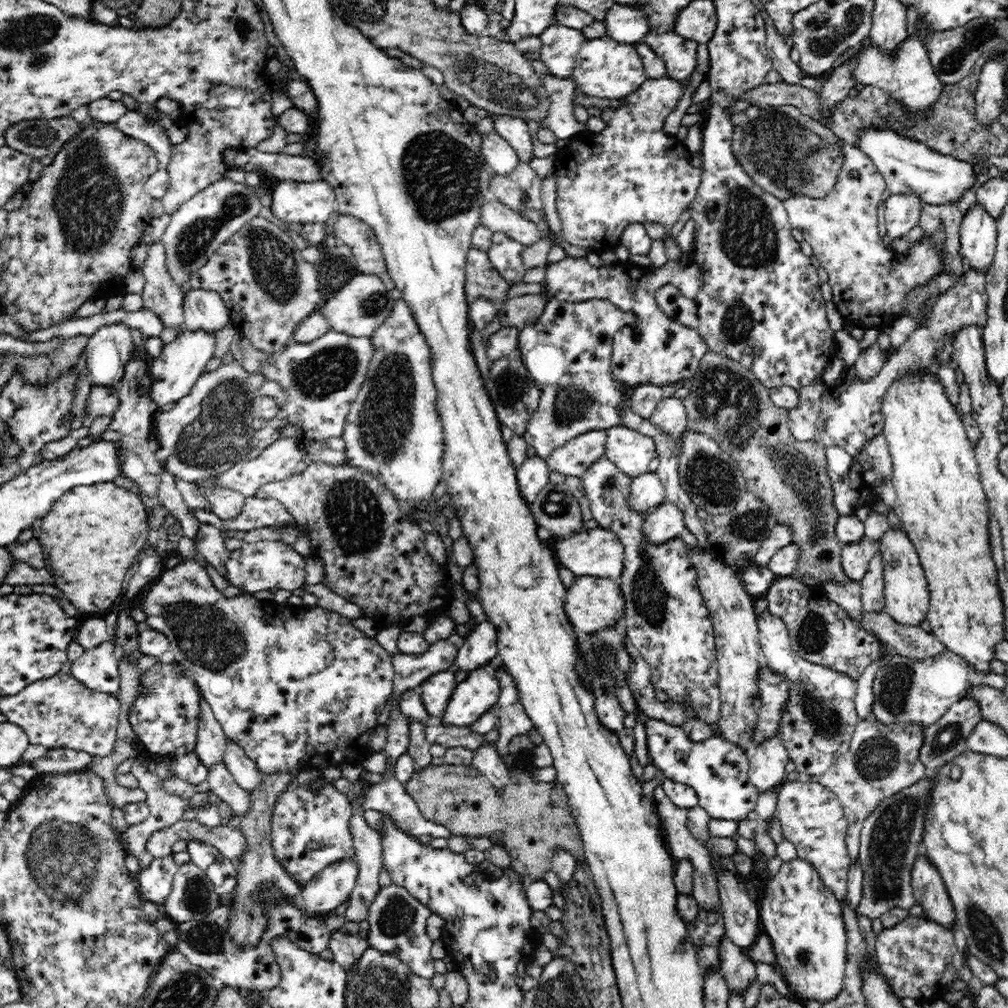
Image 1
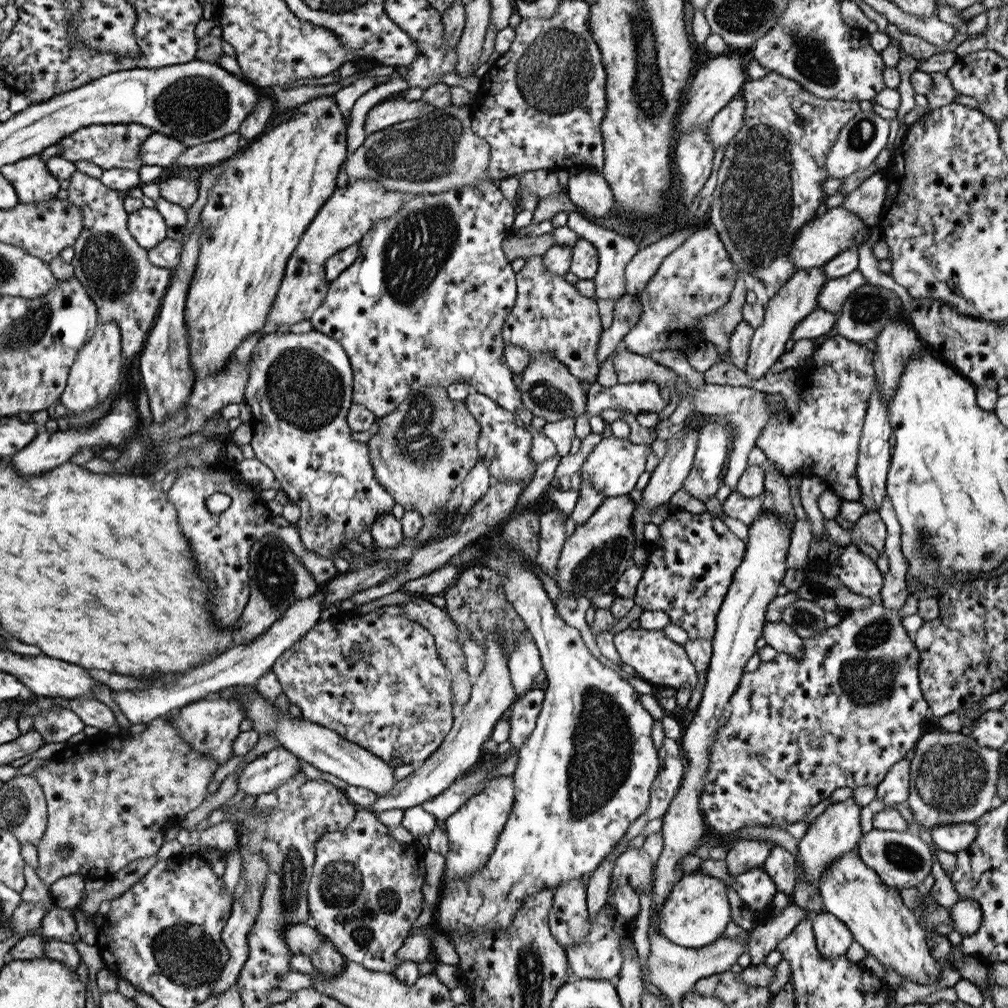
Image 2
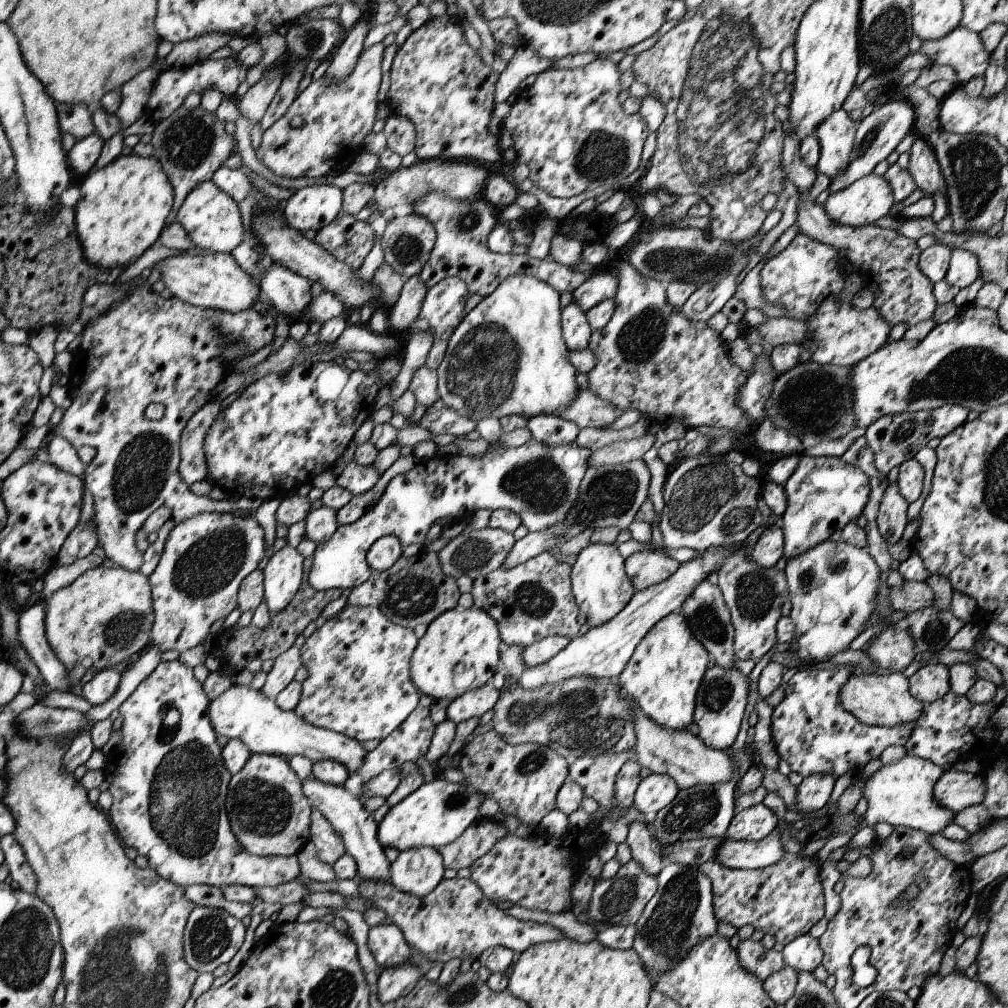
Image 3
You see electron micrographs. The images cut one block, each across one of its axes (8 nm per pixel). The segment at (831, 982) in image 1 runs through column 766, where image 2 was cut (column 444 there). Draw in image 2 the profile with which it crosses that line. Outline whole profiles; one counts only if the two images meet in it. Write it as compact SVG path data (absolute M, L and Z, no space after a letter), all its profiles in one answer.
M502 533L499 540L490 541L482 565L500 576L508 602L534 638L546 673L546 687L536 726L522 748L516 751L518 766L512 775L515 801L508 822L498 835L494 852L482 870L473 875L466 873L454 884L445 881L439 890L433 924L441 934L450 936L452 942L455 932L483 934L487 929L505 930L531 894L544 889L554 890L567 880L587 876L596 870L632 822L647 810L652 781L662 766L659 750L650 736L655 719L642 706L638 699L640 694L617 667L592 656L581 633L560 618L542 581L531 570L531 565L536 563L534 559L510 549L510 543L501 539Z

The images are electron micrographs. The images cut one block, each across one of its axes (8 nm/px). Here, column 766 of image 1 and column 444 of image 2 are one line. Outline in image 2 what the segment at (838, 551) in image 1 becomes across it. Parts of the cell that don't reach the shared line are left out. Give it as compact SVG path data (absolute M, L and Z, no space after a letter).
M425 386L410 393L394 412L378 419L379 430L367 442L368 457L374 470L374 477L392 496L395 504L402 506L405 512L414 510L423 520L428 515L438 514L470 469L481 460L476 446L479 424L471 416L463 397L452 400L448 398L447 388Z

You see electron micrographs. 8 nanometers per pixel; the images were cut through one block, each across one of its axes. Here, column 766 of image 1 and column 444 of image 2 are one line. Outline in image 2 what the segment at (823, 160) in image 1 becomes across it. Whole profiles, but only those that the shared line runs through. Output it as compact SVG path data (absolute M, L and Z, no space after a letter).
M450 104L442 109L434 109L429 115L419 116L398 124L387 126L365 138L365 142L345 163L345 171L350 179L371 178L381 182L388 191L402 191L403 193L436 195L448 192L453 188L476 186L481 182L491 182L500 186L500 179L491 179L488 174L490 162L490 146L484 138L480 138L471 129L471 108L466 105Z

